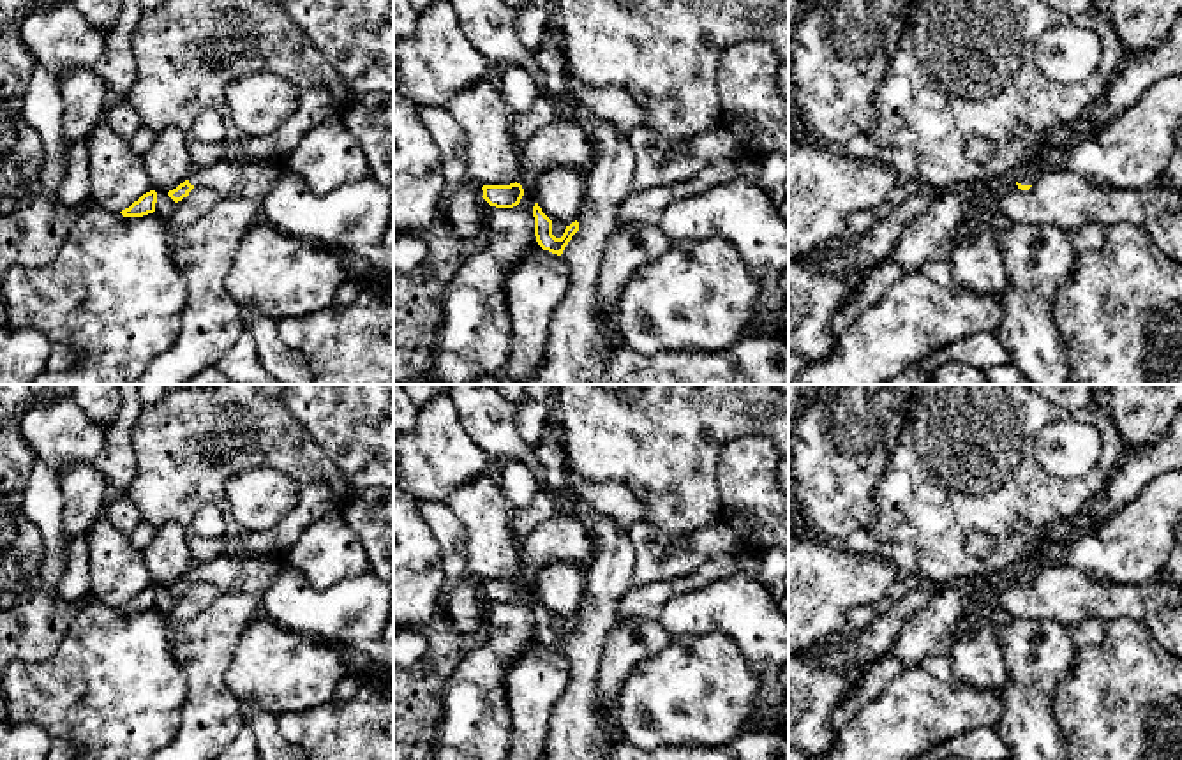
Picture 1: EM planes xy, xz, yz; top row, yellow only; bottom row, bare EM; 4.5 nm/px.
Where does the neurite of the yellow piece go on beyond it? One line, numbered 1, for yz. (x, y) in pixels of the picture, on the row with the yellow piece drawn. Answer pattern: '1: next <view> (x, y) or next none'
1: next yz (1025, 178)

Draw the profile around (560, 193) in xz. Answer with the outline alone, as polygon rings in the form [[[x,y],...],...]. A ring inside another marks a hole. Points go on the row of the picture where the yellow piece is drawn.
[[[552,168],[536,178],[536,203],[552,222],[570,226],[584,203],[584,189],[586,171]]]

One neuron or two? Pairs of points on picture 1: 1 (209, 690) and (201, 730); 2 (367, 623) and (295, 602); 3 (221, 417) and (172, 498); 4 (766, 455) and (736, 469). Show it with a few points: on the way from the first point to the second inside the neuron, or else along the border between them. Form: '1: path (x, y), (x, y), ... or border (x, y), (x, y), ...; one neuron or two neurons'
1: path (209, 700), (209, 722); one neuron
2: path (351, 610), (314, 610); one neuron
3: path (203, 436), (186, 454), (175, 478); one neuron
4: path (759, 457), (743, 469); one neuron

